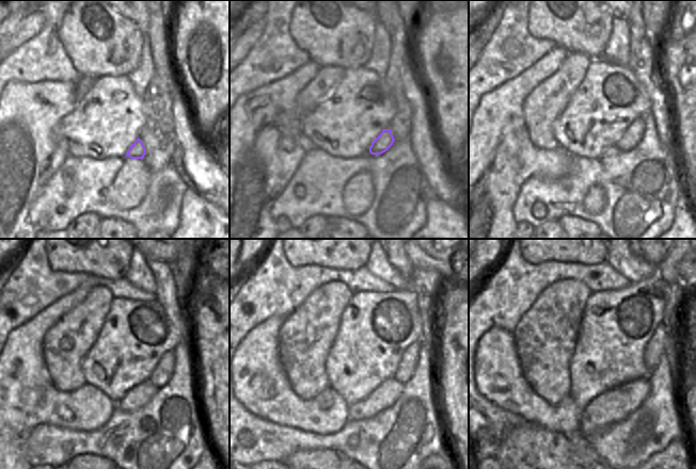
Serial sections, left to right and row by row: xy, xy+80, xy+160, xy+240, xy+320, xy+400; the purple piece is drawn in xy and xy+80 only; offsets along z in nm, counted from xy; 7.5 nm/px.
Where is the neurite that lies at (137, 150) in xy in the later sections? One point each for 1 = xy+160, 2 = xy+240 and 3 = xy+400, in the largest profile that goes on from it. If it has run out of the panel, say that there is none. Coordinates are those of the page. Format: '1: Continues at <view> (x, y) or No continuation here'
1: Continues at xy+160 (632, 135)
2: Continues at xy+240 (163, 371)
3: Continues at xy+400 (654, 348).

